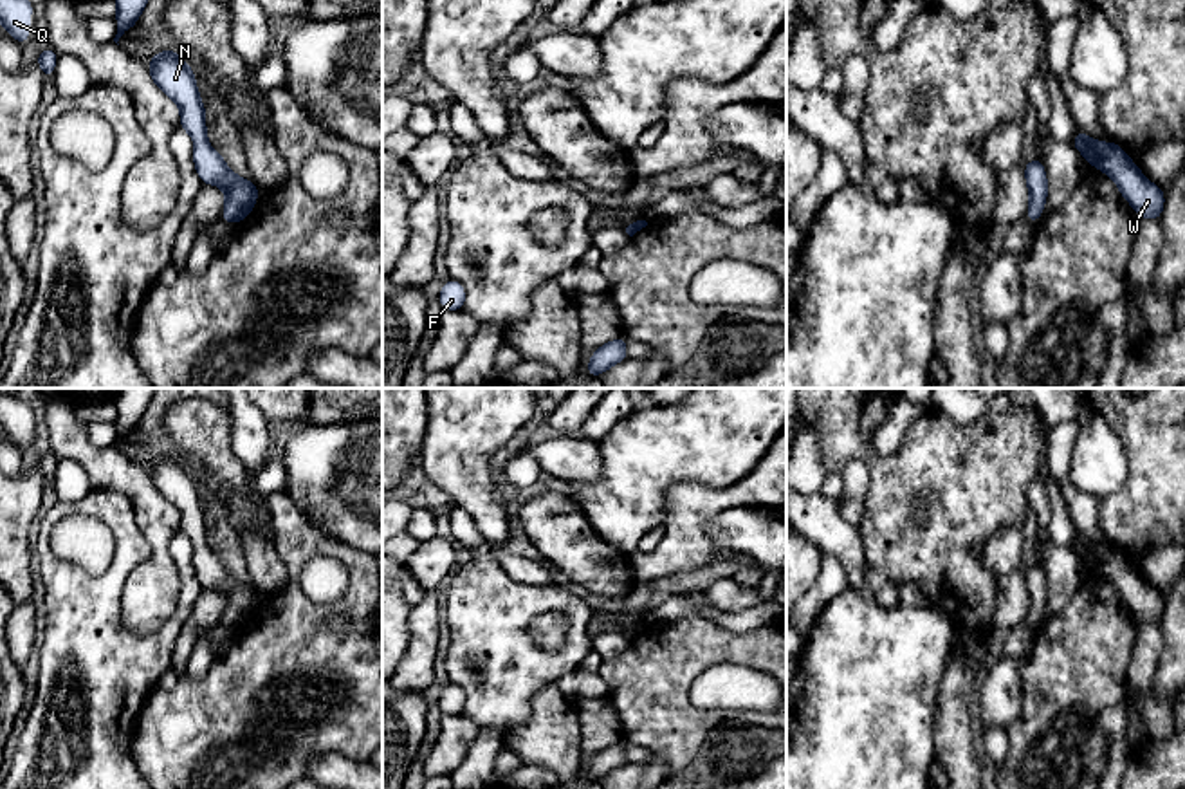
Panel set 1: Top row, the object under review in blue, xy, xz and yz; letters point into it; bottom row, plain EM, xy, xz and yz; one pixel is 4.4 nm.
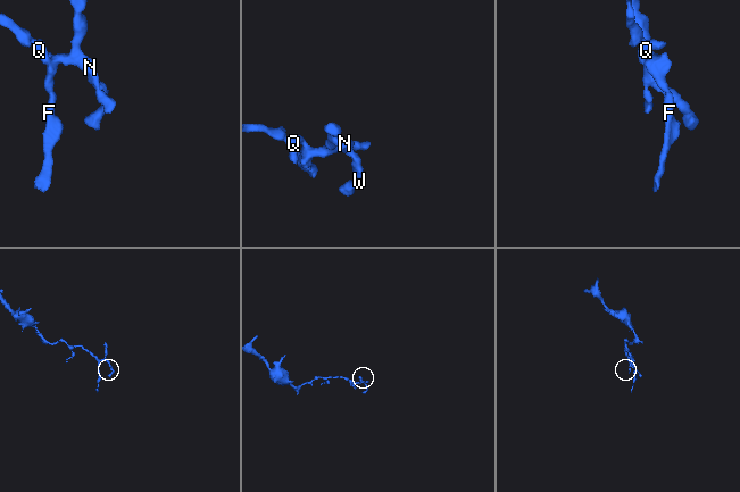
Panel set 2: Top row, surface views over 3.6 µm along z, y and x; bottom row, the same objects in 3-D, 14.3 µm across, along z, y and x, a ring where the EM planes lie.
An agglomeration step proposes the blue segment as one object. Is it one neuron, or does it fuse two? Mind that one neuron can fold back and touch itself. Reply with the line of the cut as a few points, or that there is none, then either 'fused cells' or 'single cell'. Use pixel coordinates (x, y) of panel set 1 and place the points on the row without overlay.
cut none; single cell

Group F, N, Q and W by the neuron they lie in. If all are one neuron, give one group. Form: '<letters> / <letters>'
F N Q W

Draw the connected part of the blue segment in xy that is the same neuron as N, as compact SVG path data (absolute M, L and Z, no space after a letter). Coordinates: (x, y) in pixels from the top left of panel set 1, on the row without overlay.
M168 453L152 459L146 475L152 486L180 513L180 533L191 540L197 551L193 567L200 587L220 590L227 598L220 625L227 628L242 627L253 616L260 594L253 585L245 585L231 576L224 562L209 551L206 513L191 469L177 455Z

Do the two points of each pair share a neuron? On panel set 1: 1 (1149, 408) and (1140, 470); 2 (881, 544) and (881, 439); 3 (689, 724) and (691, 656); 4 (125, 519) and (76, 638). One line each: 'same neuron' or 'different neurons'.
1: same neuron
2: different neurons
3: same neuron
4: same neuron

